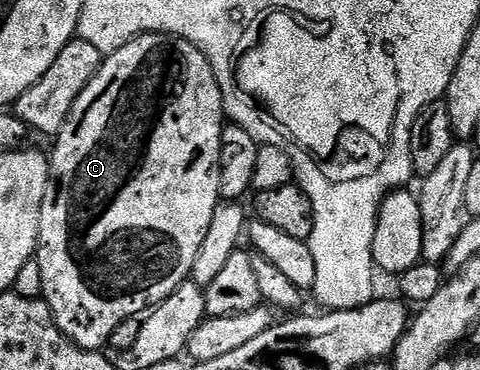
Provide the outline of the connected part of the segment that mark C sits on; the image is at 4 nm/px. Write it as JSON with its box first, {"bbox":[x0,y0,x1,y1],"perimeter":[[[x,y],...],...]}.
{"bbox":[36,32,223,349],"perimeter":[[[148,32],[145,36],[138,36],[132,42],[120,46],[120,50],[109,53],[103,59],[100,70],[94,75],[92,82],[88,82],[84,94],[76,98],[72,114],[68,114],[68,122],[64,122],[64,126],[53,141],[54,153],[51,151],[48,156],[50,185],[46,191],[40,218],[36,259],[40,266],[40,275],[44,278],[41,299],[45,300],[46,305],[52,310],[58,329],[69,340],[81,348],[105,349],[105,344],[113,338],[114,331],[125,320],[138,315],[141,317],[147,310],[154,309],[160,302],[164,302],[164,298],[168,298],[168,294],[172,294],[181,284],[191,279],[196,254],[200,254],[200,246],[204,246],[204,236],[212,226],[212,216],[220,203],[223,127],[222,88],[218,85],[216,74],[208,58],[204,58],[204,54],[196,50],[196,46],[192,46],[182,37],[165,36],[162,32]]]}

